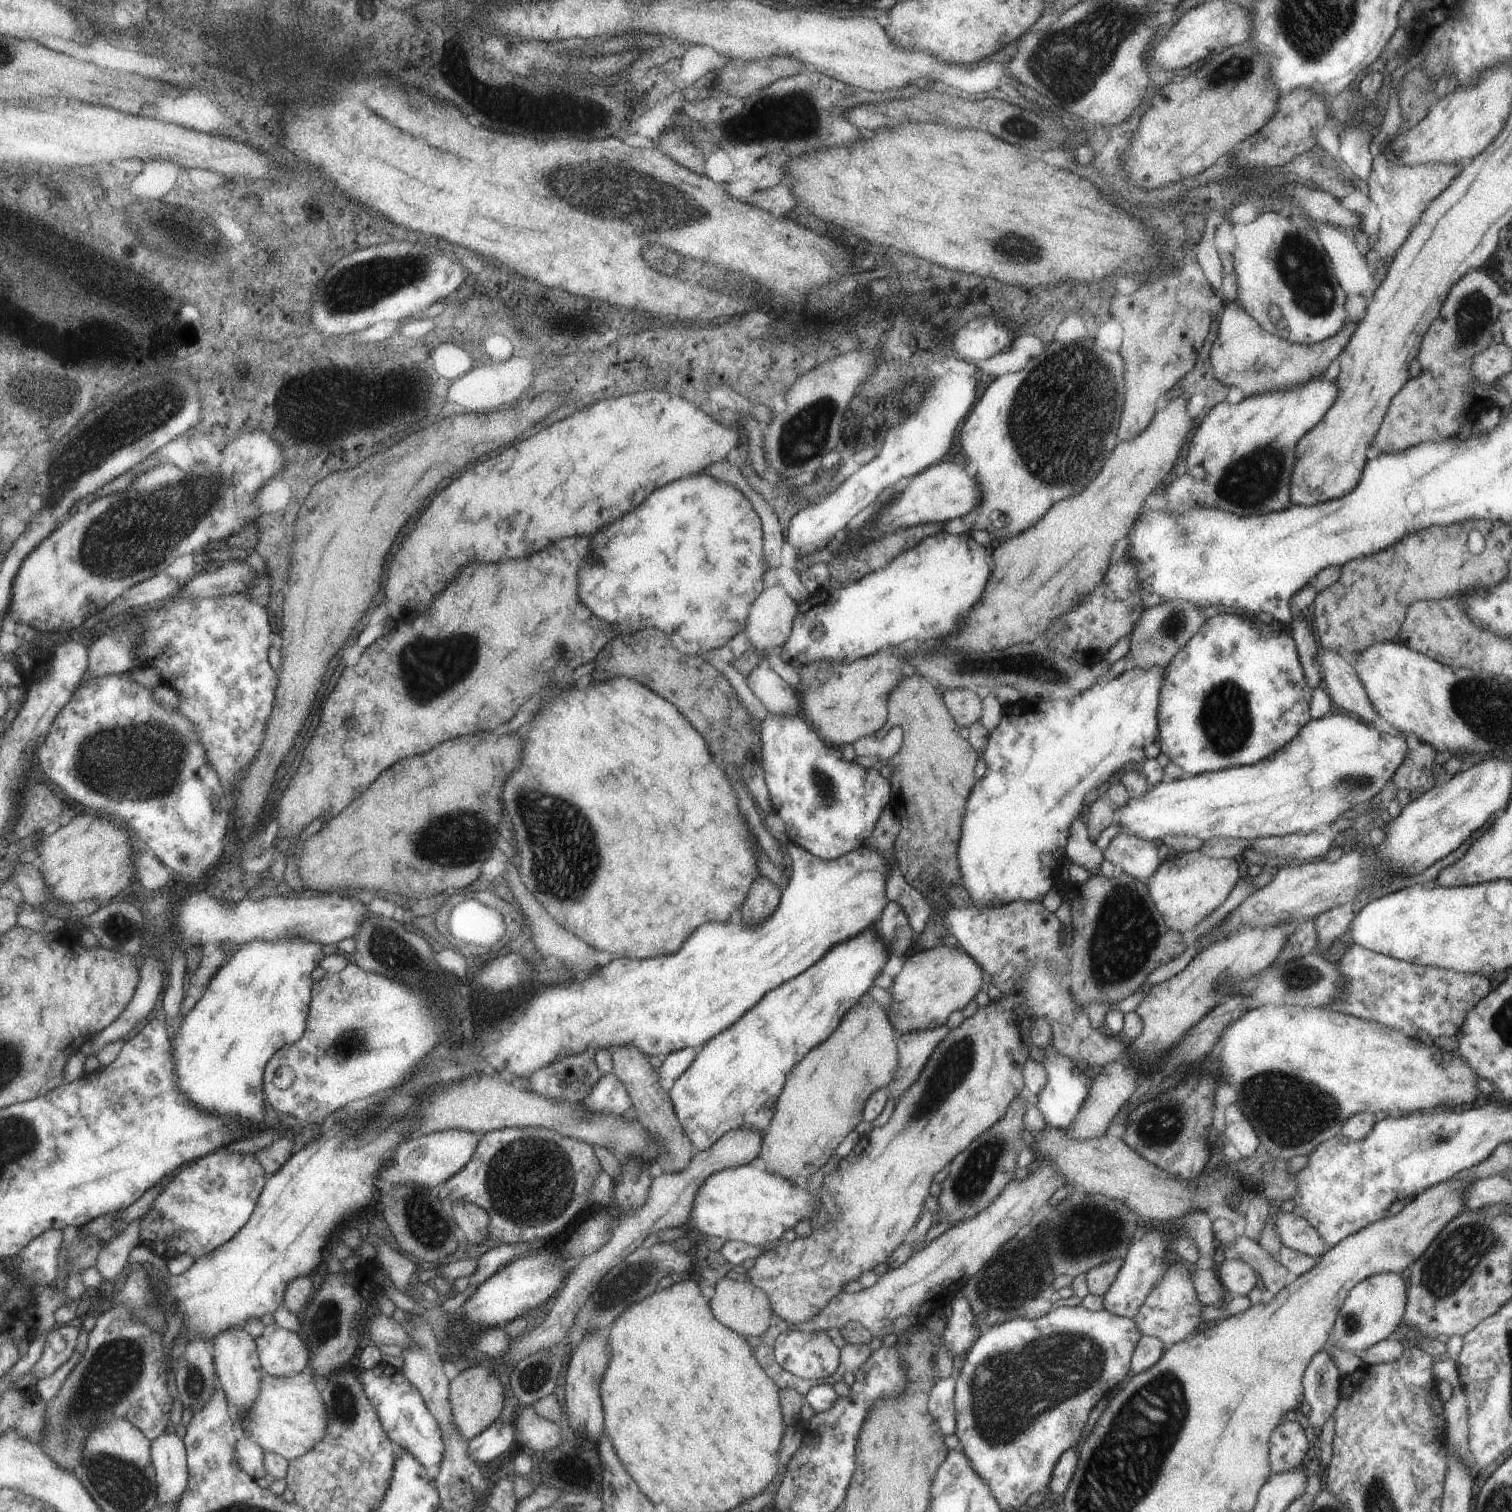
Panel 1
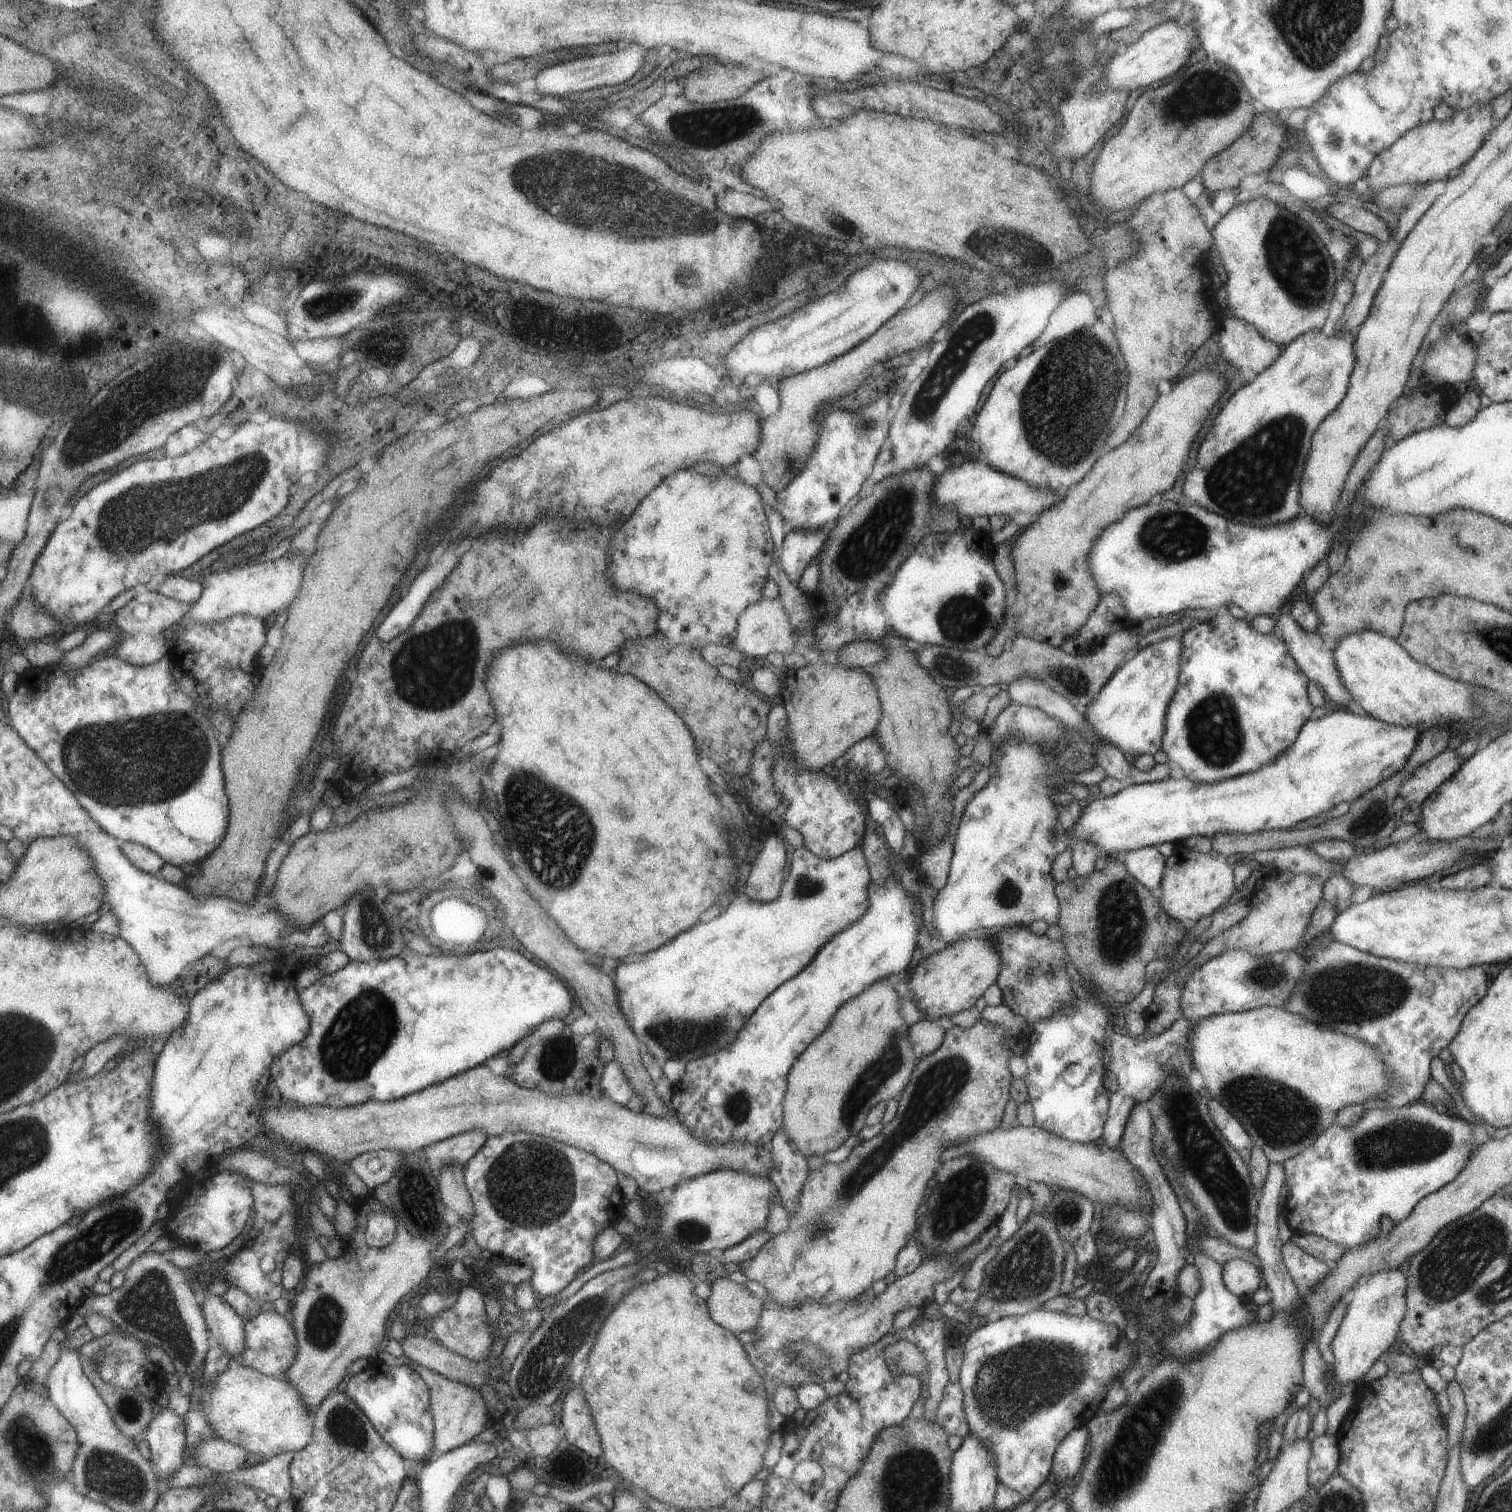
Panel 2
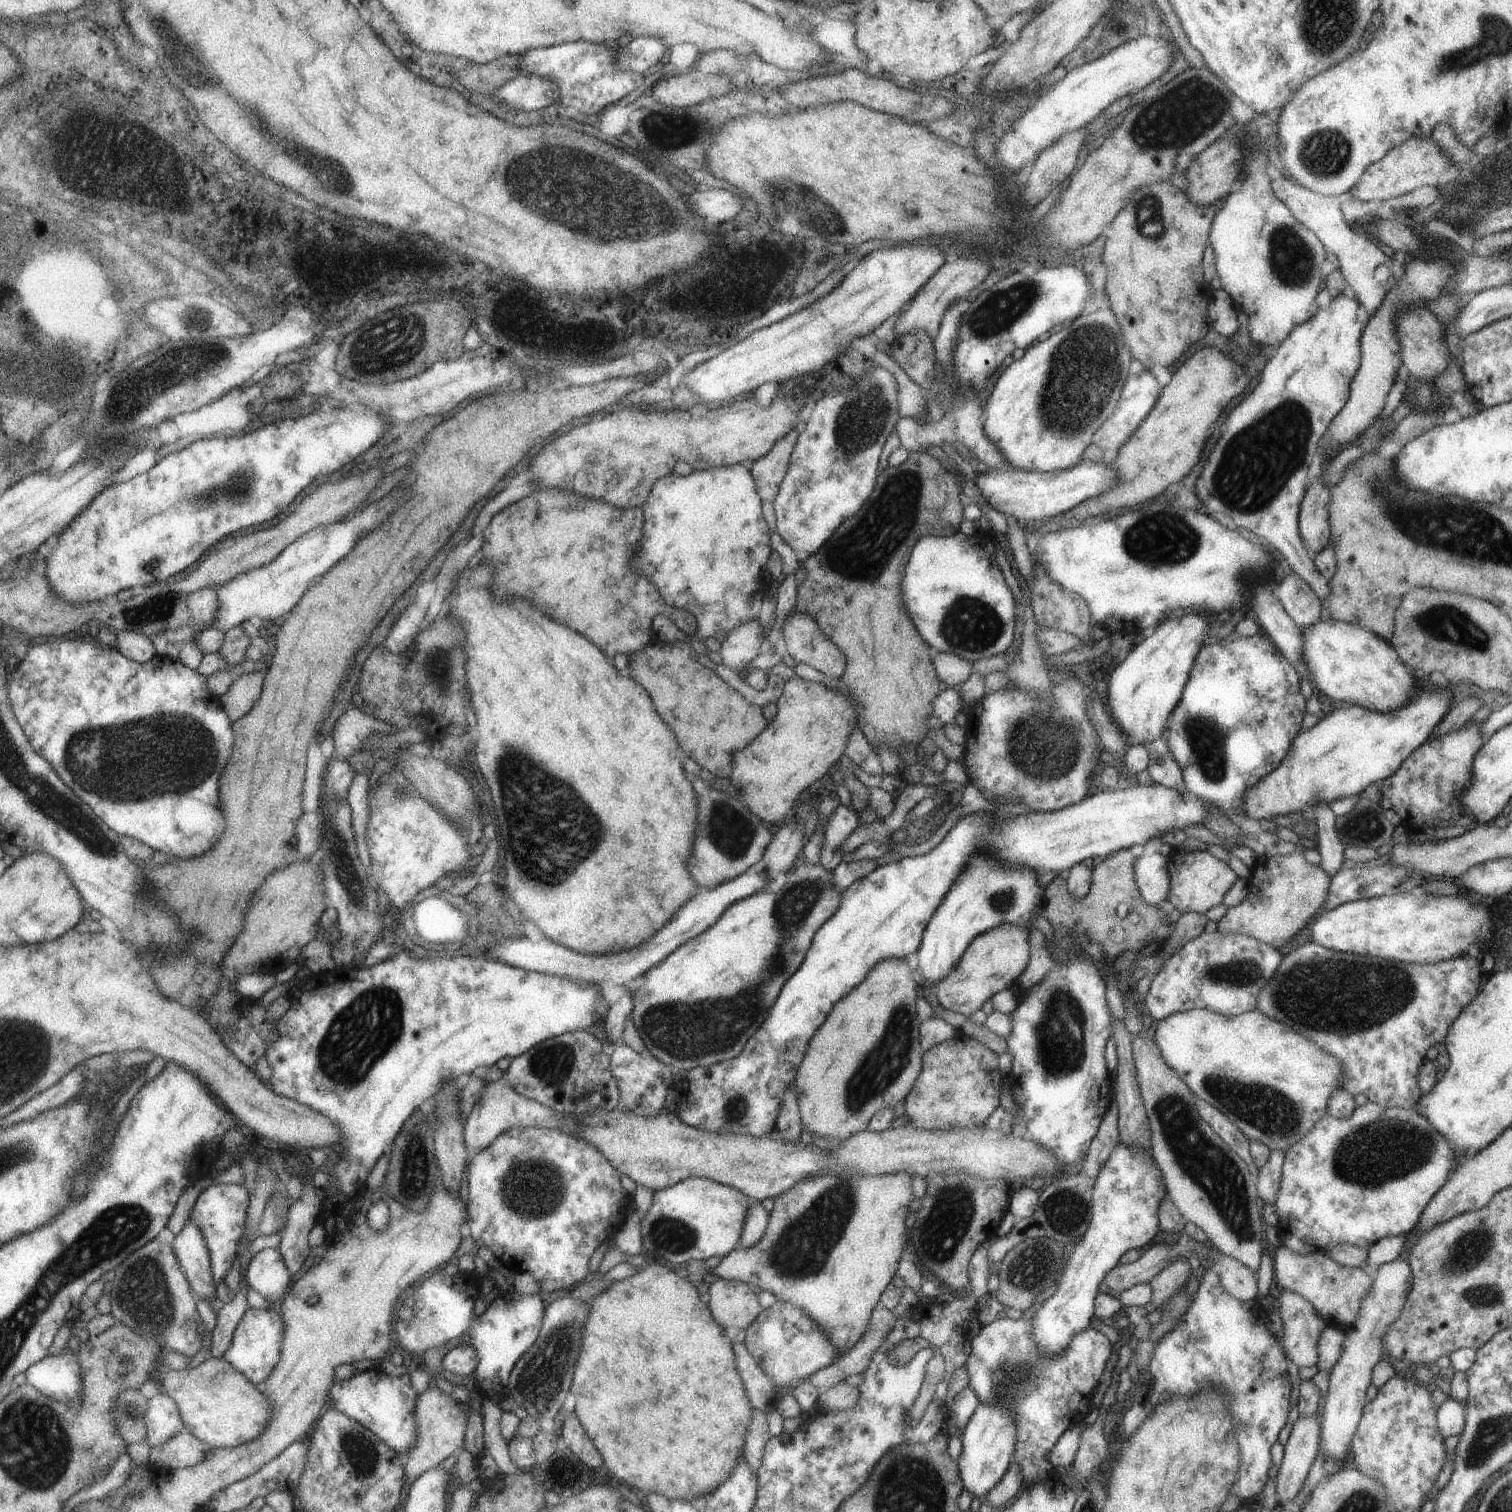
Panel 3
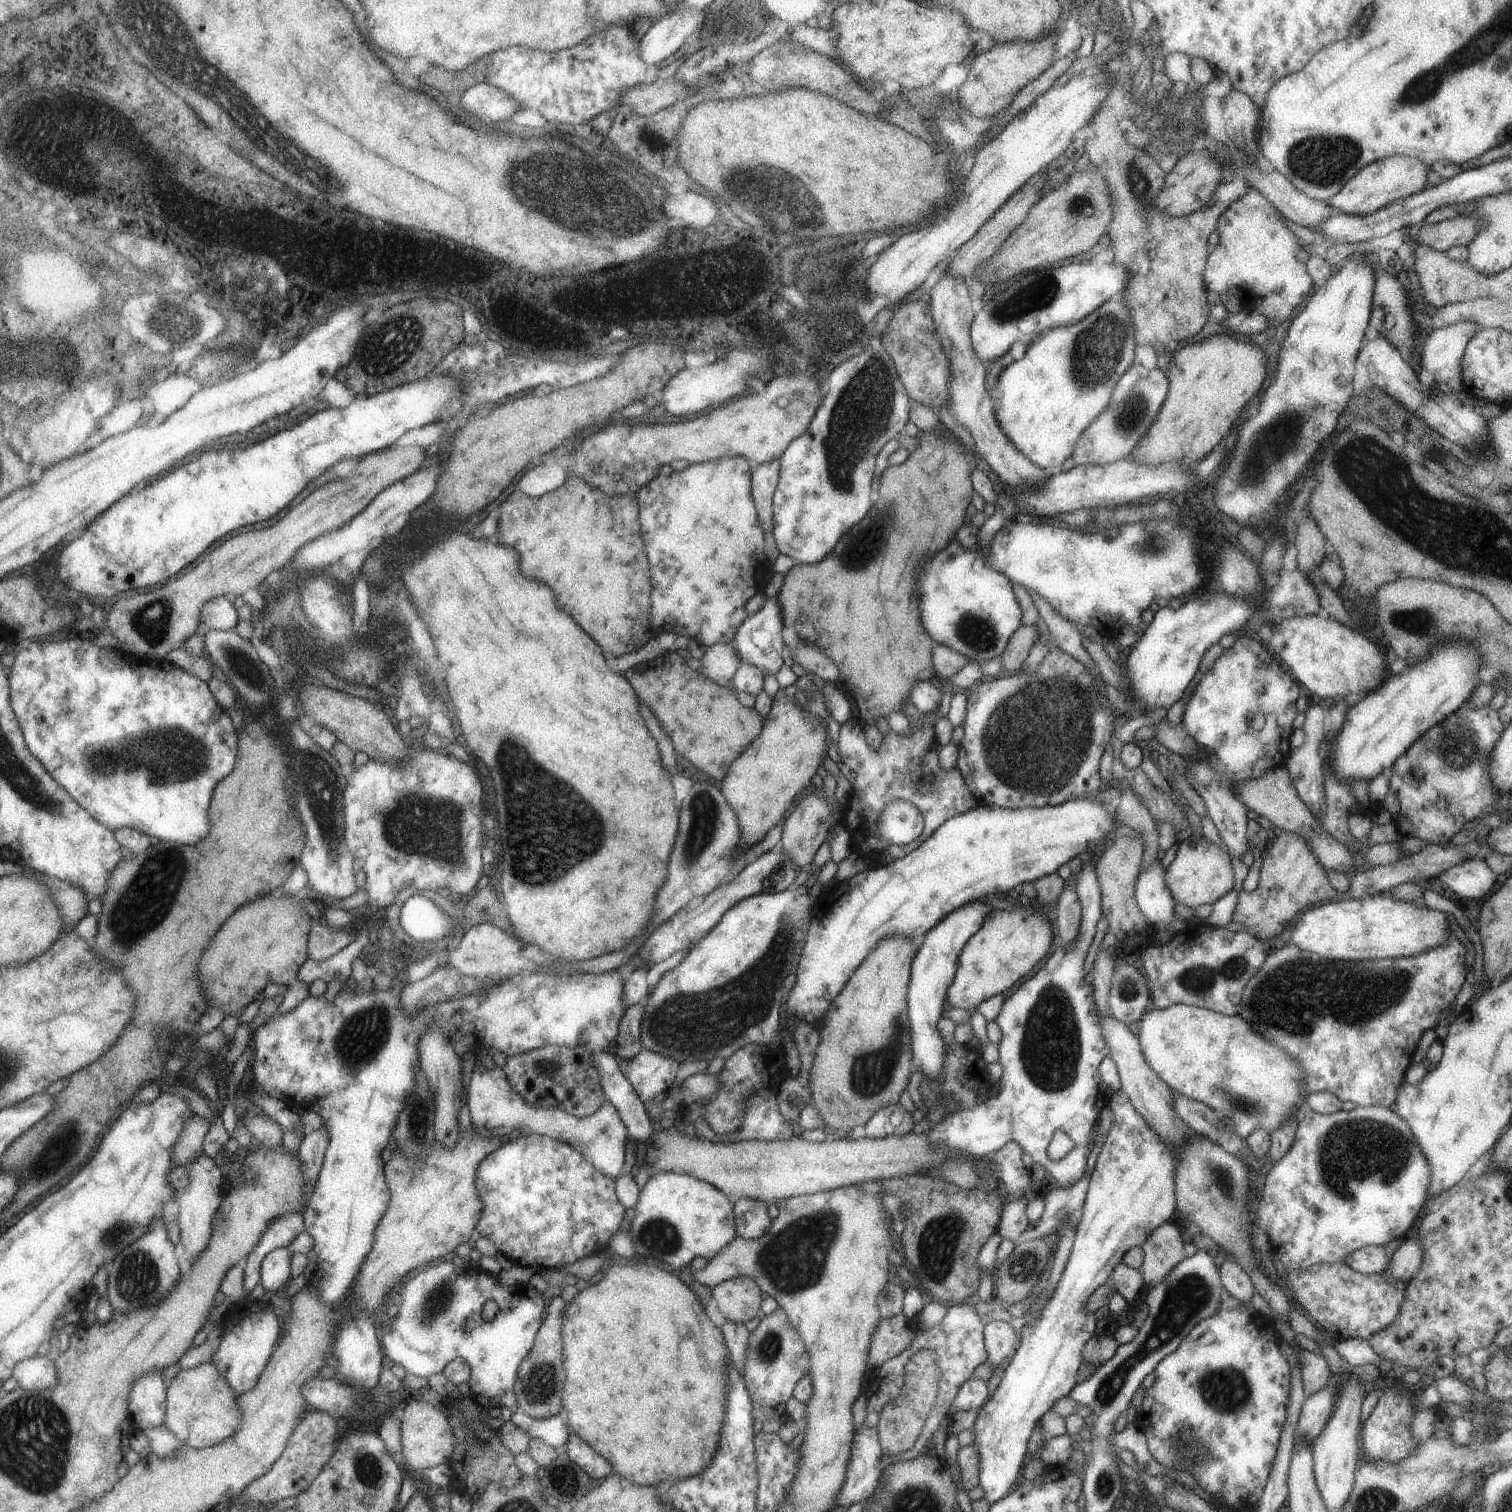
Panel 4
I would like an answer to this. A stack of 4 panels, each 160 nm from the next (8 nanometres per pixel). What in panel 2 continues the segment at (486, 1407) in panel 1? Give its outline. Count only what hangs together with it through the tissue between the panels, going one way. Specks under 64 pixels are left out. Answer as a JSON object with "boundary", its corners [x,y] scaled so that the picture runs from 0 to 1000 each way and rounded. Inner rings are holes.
{"boundary":[[[273,902],[272,905],[281,914],[284,922],[284,935],[286,939],[286,963],[298,960],[310,954],[313,950],[324,942],[324,934],[321,931],[317,919],[305,914],[298,914],[297,911],[276,902]]]}

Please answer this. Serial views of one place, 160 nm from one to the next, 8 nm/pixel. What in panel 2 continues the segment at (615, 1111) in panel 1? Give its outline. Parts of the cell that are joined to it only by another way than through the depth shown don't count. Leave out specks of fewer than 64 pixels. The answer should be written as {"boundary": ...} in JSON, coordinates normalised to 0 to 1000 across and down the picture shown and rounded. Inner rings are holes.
{"boundary":[[[405,700],[399,704],[397,718],[399,721],[399,726],[403,726],[407,731],[420,736],[425,736],[425,730],[423,725],[417,721],[408,701]]]}

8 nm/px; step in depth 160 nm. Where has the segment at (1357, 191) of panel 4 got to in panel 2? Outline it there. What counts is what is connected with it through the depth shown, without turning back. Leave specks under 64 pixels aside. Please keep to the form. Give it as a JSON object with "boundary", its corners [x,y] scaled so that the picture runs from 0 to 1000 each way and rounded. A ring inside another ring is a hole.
{"boundary":[[[985,69],[972,70],[969,73],[964,73],[956,81],[948,79],[931,86],[919,98],[907,104],[903,112],[905,126],[909,129],[911,126],[916,126],[917,123],[941,122],[957,118],[959,113],[967,110],[979,97],[984,89],[983,87],[987,83],[986,72]]]}

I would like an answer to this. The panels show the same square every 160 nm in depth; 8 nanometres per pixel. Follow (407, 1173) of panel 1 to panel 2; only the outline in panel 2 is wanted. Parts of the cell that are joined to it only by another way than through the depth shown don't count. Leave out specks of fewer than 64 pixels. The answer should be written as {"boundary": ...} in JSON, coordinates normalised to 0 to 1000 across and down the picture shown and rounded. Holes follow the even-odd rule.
{"boundary":[[[309,747],[286,757],[281,758],[278,762],[281,763],[282,770],[286,774],[290,774],[292,771],[296,770],[307,771],[308,769],[310,769],[310,766],[312,766],[313,763],[315,763],[321,757],[322,753],[322,750],[319,750],[318,747]],[[249,761],[233,765],[229,770],[243,786],[256,782],[265,770],[265,762]]]}

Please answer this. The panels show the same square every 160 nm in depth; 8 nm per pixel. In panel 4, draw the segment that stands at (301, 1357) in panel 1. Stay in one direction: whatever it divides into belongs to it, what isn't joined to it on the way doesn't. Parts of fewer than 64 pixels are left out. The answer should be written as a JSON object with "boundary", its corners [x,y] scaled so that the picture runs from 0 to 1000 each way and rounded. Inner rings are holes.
{"boundary":[[[165,860],[155,862],[149,868],[147,875],[147,888],[140,897],[140,901],[145,905],[149,913],[157,923],[165,921],[172,914],[183,891],[187,885],[187,873],[177,862]]]}

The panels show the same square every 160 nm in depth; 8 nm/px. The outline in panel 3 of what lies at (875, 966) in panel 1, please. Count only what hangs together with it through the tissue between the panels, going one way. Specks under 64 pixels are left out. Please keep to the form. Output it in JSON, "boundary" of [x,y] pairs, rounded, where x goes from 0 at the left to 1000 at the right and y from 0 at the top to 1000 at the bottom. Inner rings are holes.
{"boundary":[[[762,517],[761,519],[750,519],[749,520],[745,520],[737,522],[732,522],[729,523],[725,522],[723,525],[720,525],[716,529],[712,530],[711,532],[705,533],[700,536],[692,536],[690,538],[686,538],[685,536],[678,539],[673,540],[655,540],[653,537],[646,537],[639,539],[637,542],[634,542],[631,546],[630,546],[623,556],[614,563],[608,566],[598,567],[595,570],[589,570],[586,572],[577,575],[575,578],[571,579],[571,581],[565,582],[563,585],[561,585],[557,590],[556,597],[555,597],[554,601],[551,606],[549,606],[538,618],[535,627],[532,629],[531,636],[527,640],[527,642],[518,650],[515,658],[513,659],[513,663],[508,667],[507,673],[506,676],[503,676],[503,679],[501,680],[501,683],[498,684],[498,687],[494,688],[494,690],[491,692],[491,696],[487,697],[487,700],[485,701],[481,701],[481,702],[475,702],[472,704],[467,706],[460,706],[456,707],[451,714],[445,718],[446,722],[446,733],[448,734],[447,737],[449,741],[451,741],[453,743],[458,745],[458,746],[466,747],[468,749],[474,750],[496,750],[499,752],[505,752],[506,751],[510,751],[511,750],[513,741],[515,735],[515,731],[517,730],[519,722],[521,718],[525,714],[527,706],[534,694],[534,691],[538,683],[546,676],[546,672],[550,667],[550,665],[556,661],[558,660],[564,653],[566,653],[572,646],[573,644],[583,635],[587,634],[597,634],[602,630],[605,630],[608,627],[608,622],[610,621],[610,616],[611,612],[614,610],[617,603],[622,598],[623,594],[628,589],[630,582],[638,575],[638,571],[640,569],[641,567],[643,567],[644,564],[653,564],[657,565],[659,569],[662,570],[666,570],[667,572],[677,572],[679,574],[685,575],[685,577],[688,579],[693,575],[698,575],[698,577],[702,577],[704,574],[708,574],[711,571],[714,571],[718,567],[722,567],[726,569],[730,567],[734,566],[738,564],[739,562],[747,562],[751,558],[755,558],[755,560],[761,554],[769,554],[771,550],[775,549],[782,549],[784,546],[788,546],[788,545],[794,545],[799,539],[799,535],[802,534],[798,530],[796,530],[795,528],[789,526],[785,522],[780,524],[776,521],[772,521],[767,518]]]}

